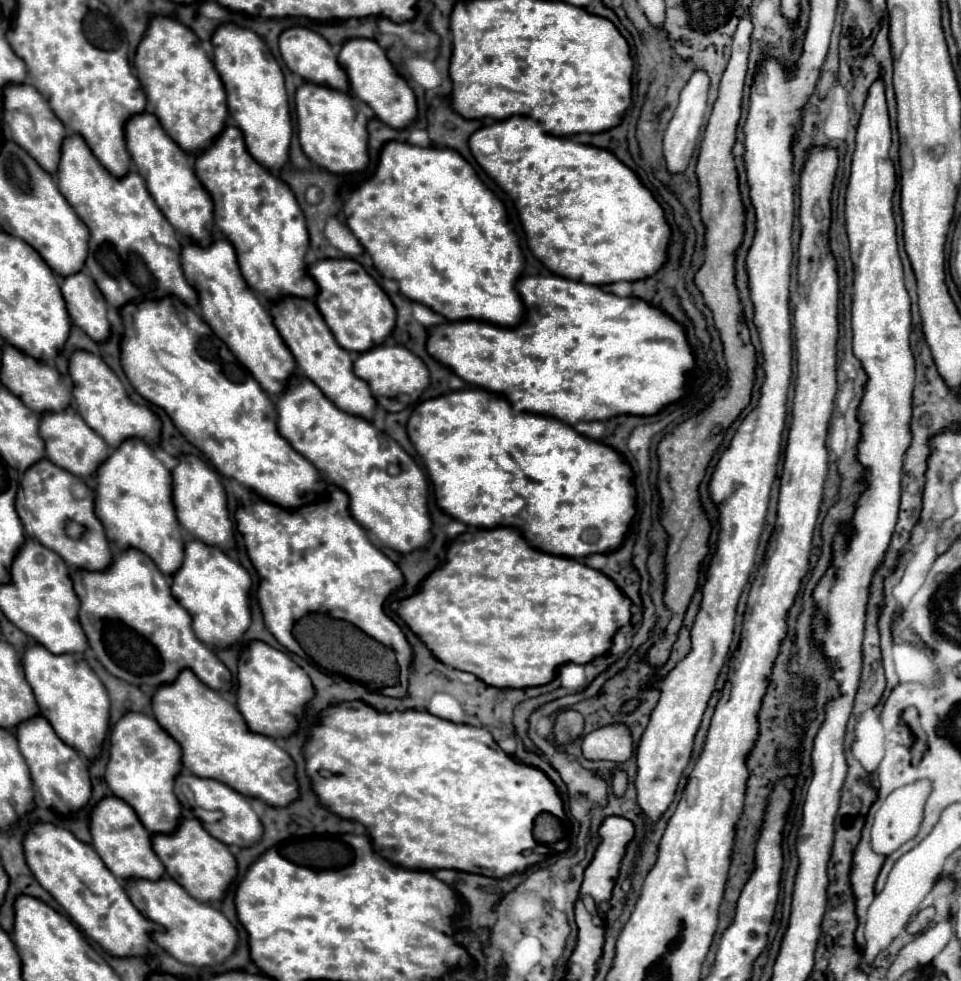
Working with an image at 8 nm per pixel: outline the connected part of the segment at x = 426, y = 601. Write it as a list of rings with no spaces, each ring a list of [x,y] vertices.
[[[497,527],[497,529],[471,529],[463,535],[459,535],[451,547],[447,549],[447,563],[439,569],[435,569],[423,583],[419,593],[415,593],[409,599],[397,601],[393,605],[397,609],[397,613],[403,617],[403,621],[409,625],[409,629],[413,633],[419,635],[419,639],[433,651],[433,655],[445,663],[451,665],[455,669],[461,671],[471,671],[475,673],[481,681],[485,681],[487,685],[493,687],[501,687],[501,689],[525,689],[525,687],[539,687],[539,685],[547,685],[551,683],[559,669],[567,663],[577,663],[577,665],[587,665],[593,659],[605,655],[611,645],[613,645],[613,635],[619,631],[619,627],[629,625],[631,623],[631,599],[601,571],[587,567],[585,563],[577,561],[577,559],[569,559],[569,557],[557,557],[551,553],[543,553],[535,547],[529,545],[529,541],[523,537],[521,529],[515,527]]]

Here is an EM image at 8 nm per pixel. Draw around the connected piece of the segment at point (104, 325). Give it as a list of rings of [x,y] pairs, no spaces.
[[[79,271],[63,279],[61,291],[67,301],[71,321],[95,343],[105,343],[111,333],[107,321],[107,305],[93,279],[89,279],[85,271]]]

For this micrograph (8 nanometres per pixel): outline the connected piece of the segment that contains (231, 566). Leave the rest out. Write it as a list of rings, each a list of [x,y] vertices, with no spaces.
[[[191,541],[185,547],[181,569],[173,575],[173,597],[191,613],[193,631],[199,641],[213,649],[227,649],[237,643],[251,625],[249,591],[253,587],[251,575],[239,563],[229,559],[217,547],[201,541]]]

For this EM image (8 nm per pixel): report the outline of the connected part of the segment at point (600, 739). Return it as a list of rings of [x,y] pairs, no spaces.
[[[621,723],[599,727],[585,735],[583,755],[587,759],[609,759],[623,763],[634,755],[634,744],[630,731]]]

